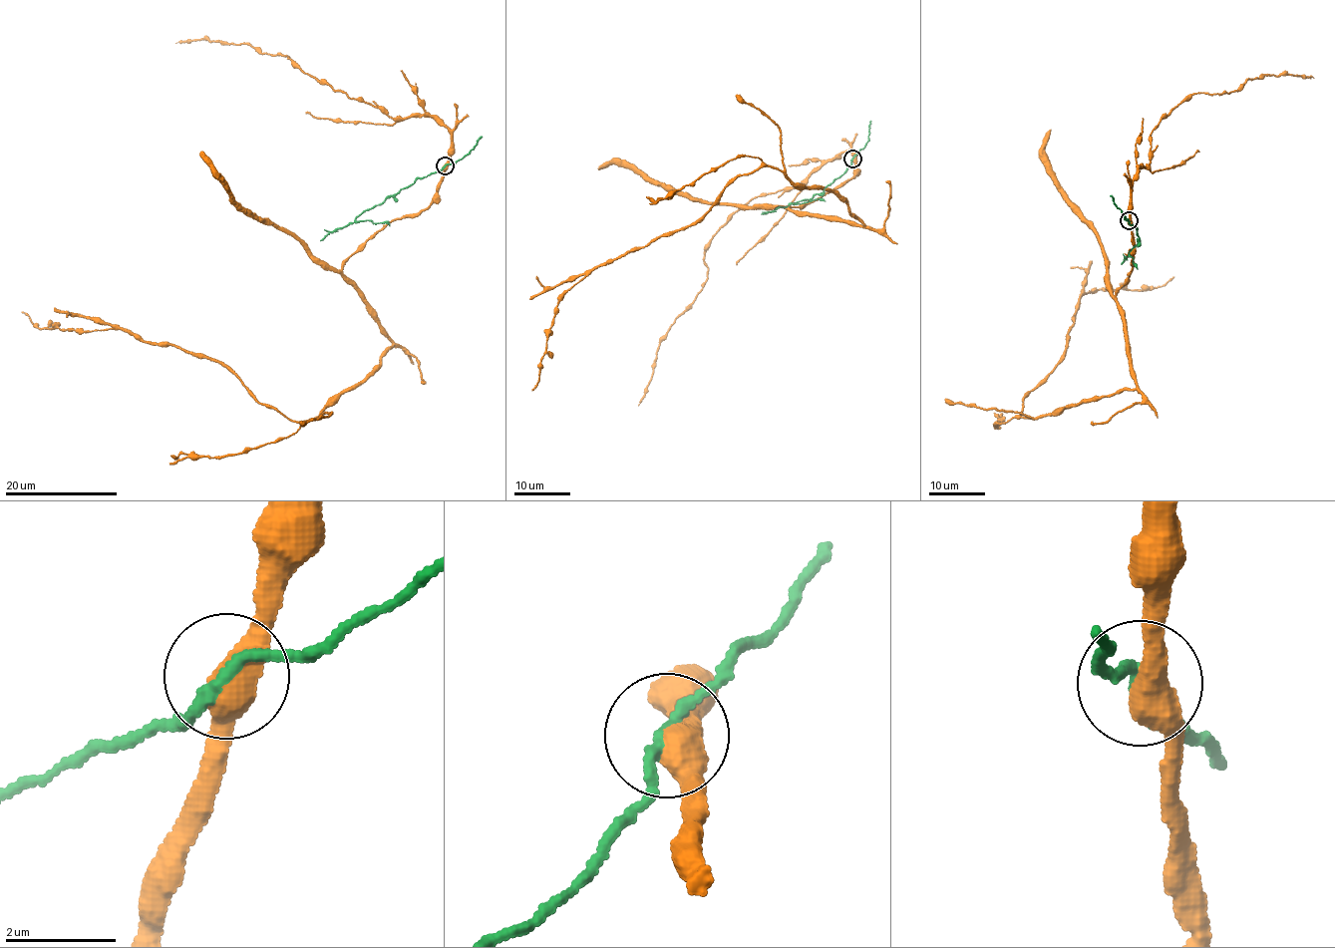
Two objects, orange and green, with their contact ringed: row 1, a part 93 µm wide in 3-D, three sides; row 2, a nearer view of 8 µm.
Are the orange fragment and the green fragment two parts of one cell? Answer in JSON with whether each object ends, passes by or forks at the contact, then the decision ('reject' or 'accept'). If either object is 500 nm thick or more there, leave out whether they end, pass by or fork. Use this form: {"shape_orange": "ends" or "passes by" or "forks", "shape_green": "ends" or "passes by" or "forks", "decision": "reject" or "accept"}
{"decision": "reject"}

